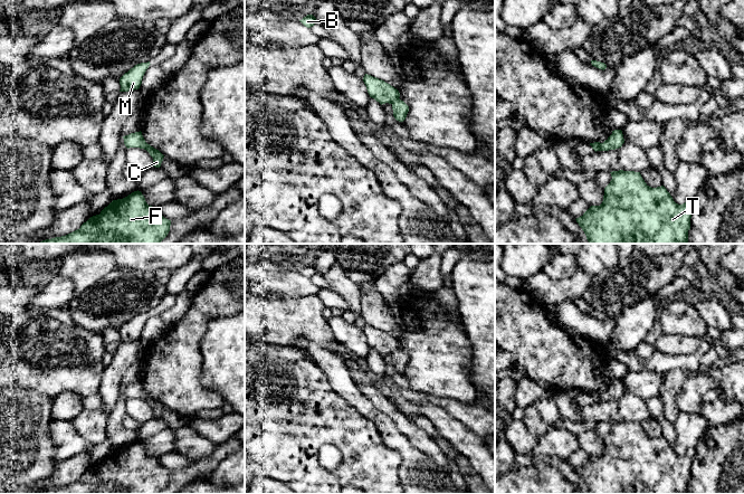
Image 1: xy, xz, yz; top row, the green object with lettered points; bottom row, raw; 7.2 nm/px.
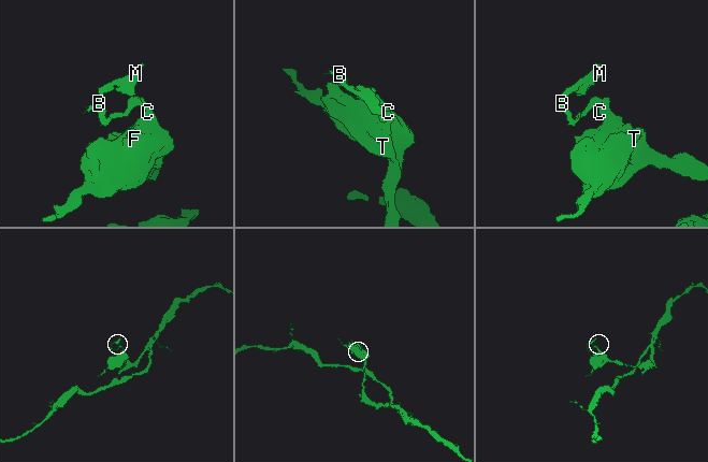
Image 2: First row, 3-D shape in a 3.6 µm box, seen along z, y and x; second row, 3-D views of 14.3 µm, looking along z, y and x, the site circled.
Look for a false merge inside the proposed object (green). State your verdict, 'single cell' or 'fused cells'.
fused cells

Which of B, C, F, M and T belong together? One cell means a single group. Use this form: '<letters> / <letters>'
B M / C F T

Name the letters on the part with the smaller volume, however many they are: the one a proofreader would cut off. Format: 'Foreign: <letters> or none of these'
Foreign: B, M

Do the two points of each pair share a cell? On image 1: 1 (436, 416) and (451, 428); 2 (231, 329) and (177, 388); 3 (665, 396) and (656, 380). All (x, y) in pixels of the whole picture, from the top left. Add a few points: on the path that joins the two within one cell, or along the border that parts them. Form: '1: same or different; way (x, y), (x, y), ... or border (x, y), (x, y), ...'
1: same; way (439, 418), (448, 427)
2: different; border (203, 334), (200, 341), (200, 383), (202, 386)
3: different; border (663, 373), (663, 383), (657, 396)

